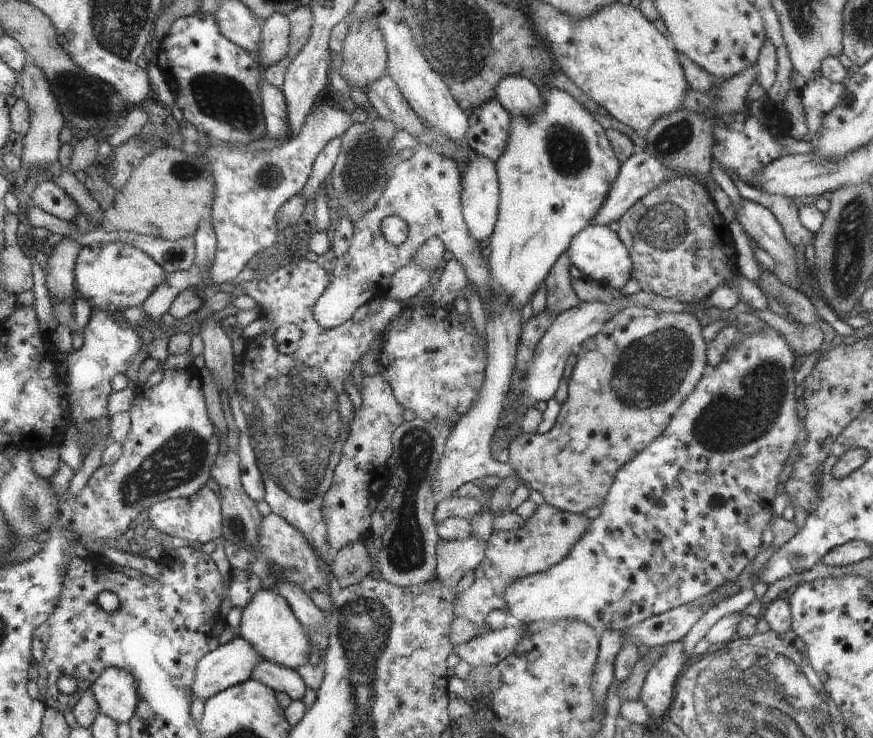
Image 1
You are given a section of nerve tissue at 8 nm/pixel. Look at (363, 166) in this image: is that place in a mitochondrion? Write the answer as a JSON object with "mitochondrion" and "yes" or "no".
{"mitochondrion":"yes"}

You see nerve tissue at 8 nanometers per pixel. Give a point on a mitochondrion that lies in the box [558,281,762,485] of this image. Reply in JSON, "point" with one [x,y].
{"point":[647,373]}

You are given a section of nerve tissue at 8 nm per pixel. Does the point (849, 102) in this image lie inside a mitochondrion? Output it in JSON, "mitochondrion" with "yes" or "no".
{"mitochondrion":"yes"}

